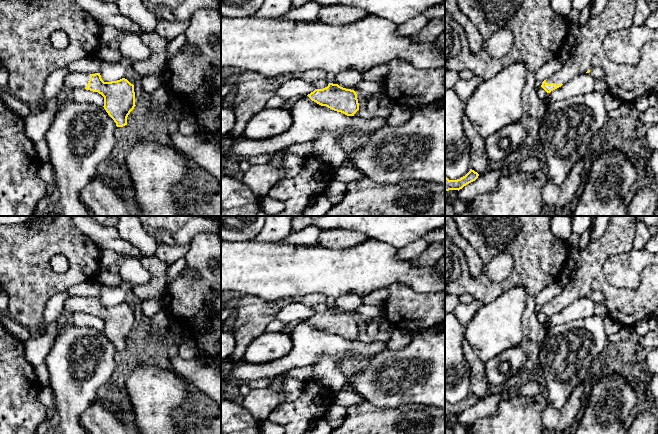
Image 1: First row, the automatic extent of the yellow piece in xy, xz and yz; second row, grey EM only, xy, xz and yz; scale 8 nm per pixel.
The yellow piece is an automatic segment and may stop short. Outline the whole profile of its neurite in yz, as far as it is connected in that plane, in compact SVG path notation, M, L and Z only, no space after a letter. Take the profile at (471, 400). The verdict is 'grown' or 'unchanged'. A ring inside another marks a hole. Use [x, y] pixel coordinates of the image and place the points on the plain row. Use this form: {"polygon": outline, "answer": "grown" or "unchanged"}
{"polygon": "M470 393L470 395L463 401L457 404L449 404L445 401L445 416L449 414L460 414L467 408L475 405L478 402L479 398L474 394Z", "answer": "unchanged"}

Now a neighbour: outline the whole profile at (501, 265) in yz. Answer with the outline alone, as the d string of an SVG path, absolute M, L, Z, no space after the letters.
M507 252L497 253L484 267L487 277L495 283L505 280L514 269L512 256Z

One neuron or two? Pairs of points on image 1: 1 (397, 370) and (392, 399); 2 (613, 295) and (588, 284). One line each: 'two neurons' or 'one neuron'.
1: one neuron
2: one neuron

